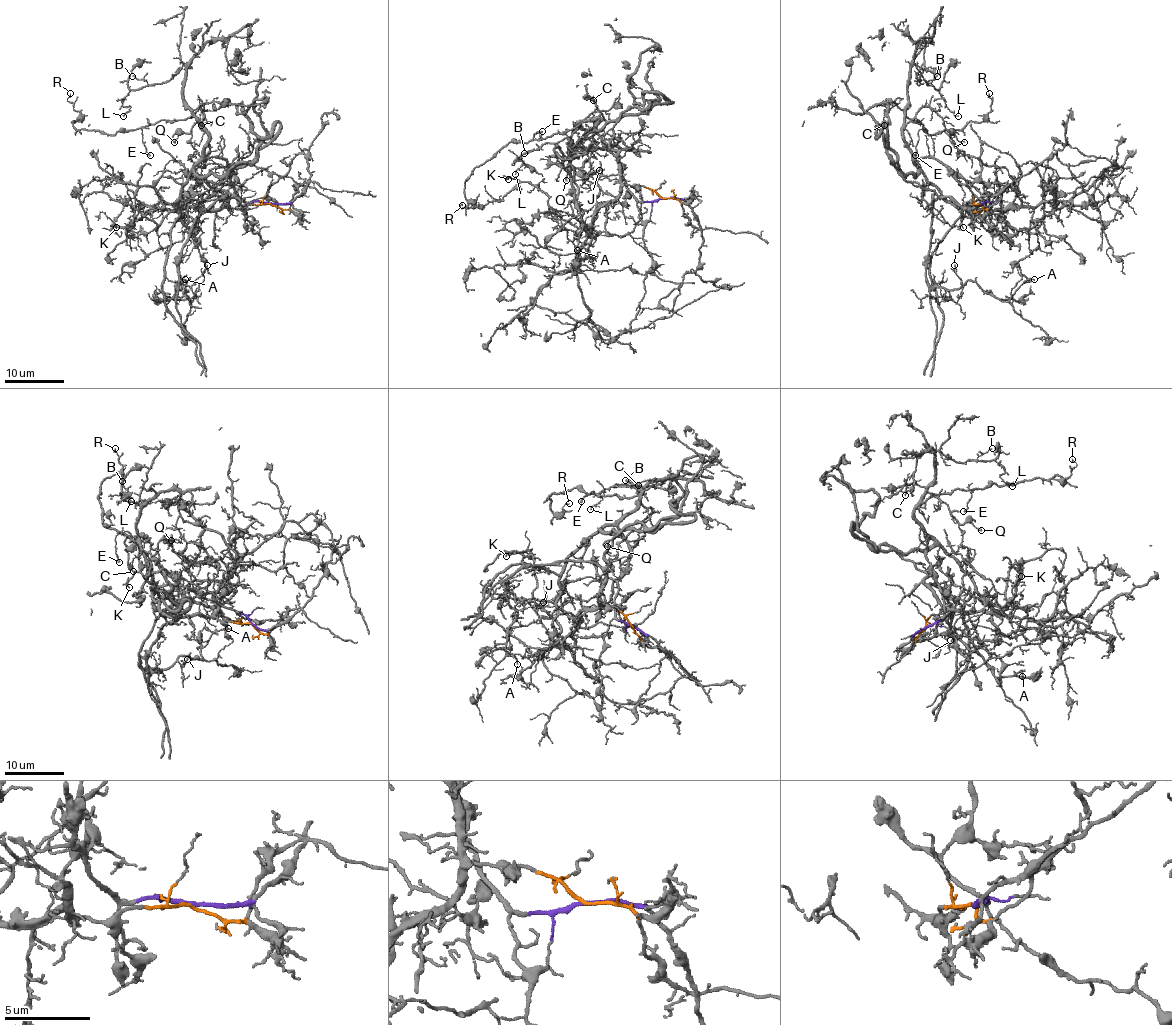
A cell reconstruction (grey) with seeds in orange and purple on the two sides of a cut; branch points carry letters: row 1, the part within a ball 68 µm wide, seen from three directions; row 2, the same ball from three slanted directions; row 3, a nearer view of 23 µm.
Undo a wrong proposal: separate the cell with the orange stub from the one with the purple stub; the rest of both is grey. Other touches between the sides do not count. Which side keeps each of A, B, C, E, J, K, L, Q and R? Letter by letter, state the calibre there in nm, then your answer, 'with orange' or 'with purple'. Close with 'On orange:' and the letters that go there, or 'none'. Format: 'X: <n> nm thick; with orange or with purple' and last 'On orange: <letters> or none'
A: 120 nm thick; with orange
B: 110 nm thick; with purple
C: 110 nm thick; with purple
E: 170 nm thick; with purple
J: 110 nm thick; with orange
K: 110 nm thick; with orange
L: 110 nm thick; with purple
Q: 140 nm thick; with purple
R: 100 nm thick; with purple
On orange: A, J, K

